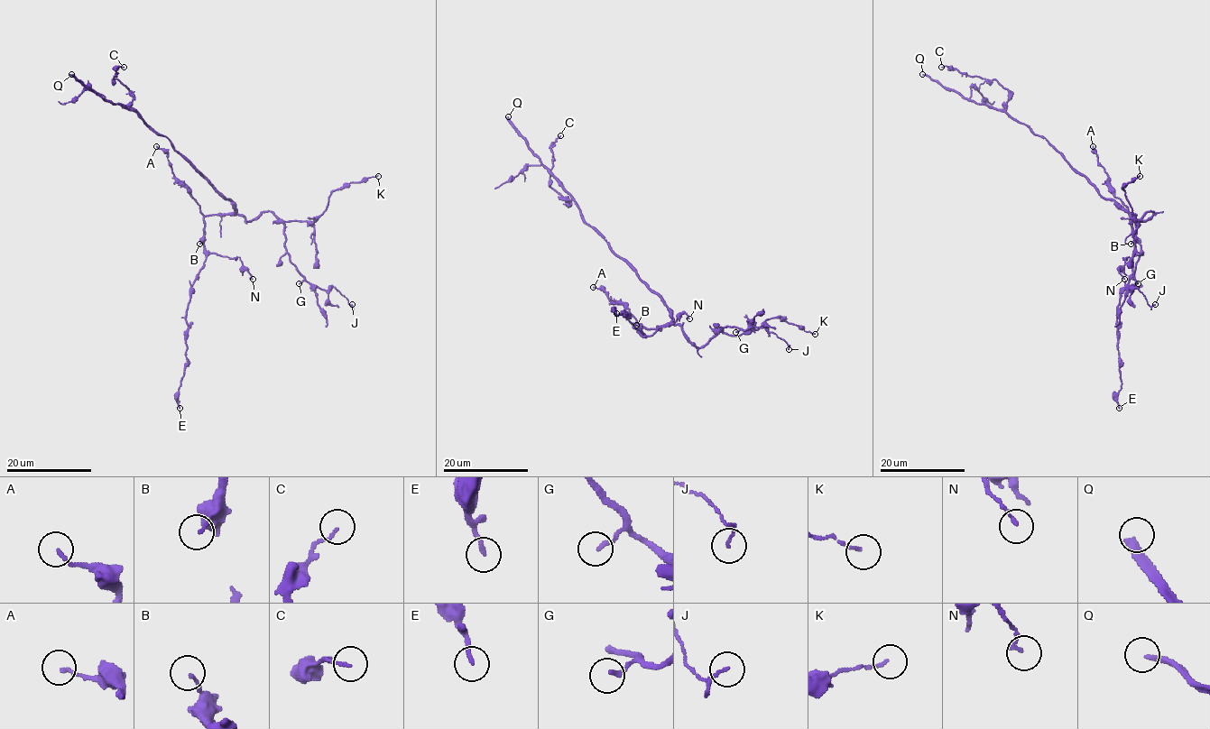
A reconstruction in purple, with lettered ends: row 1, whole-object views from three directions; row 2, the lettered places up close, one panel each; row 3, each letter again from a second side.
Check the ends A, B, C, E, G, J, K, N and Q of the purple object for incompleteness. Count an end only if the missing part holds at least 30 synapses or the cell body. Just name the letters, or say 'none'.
Q

